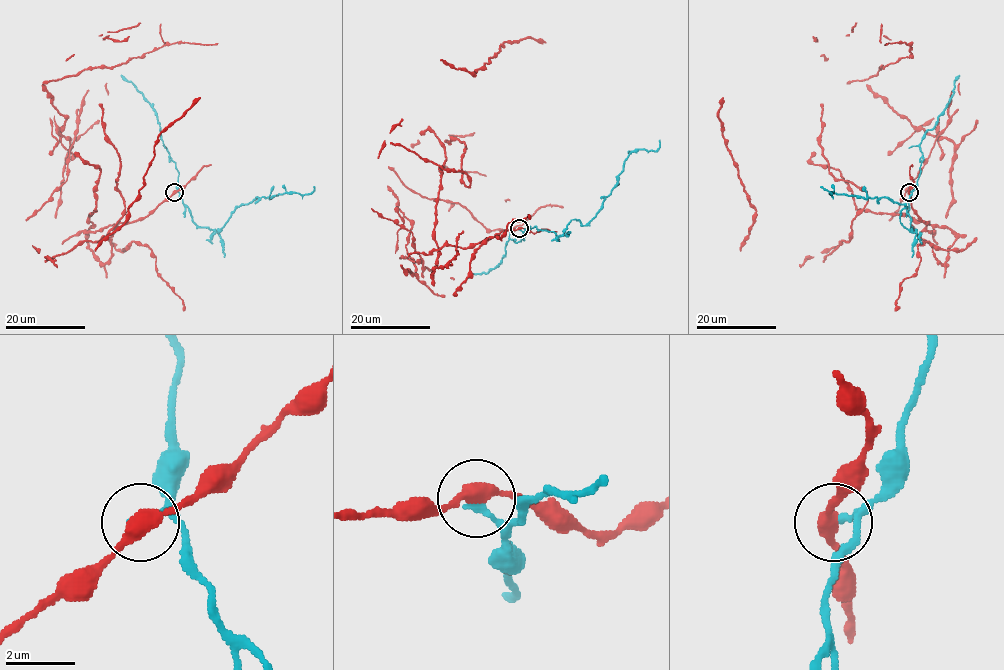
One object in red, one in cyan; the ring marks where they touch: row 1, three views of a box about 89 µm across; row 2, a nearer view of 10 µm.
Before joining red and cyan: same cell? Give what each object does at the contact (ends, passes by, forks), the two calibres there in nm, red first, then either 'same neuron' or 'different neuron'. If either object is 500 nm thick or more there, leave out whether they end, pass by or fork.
red passes by | cyan ends | 380/240 nm | different neuron

